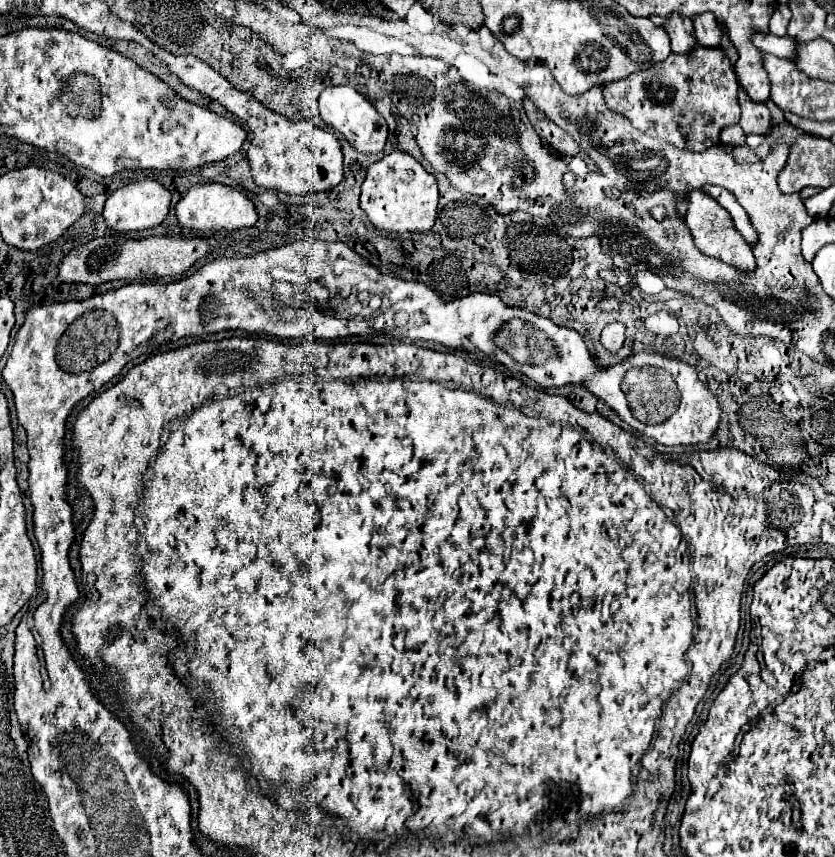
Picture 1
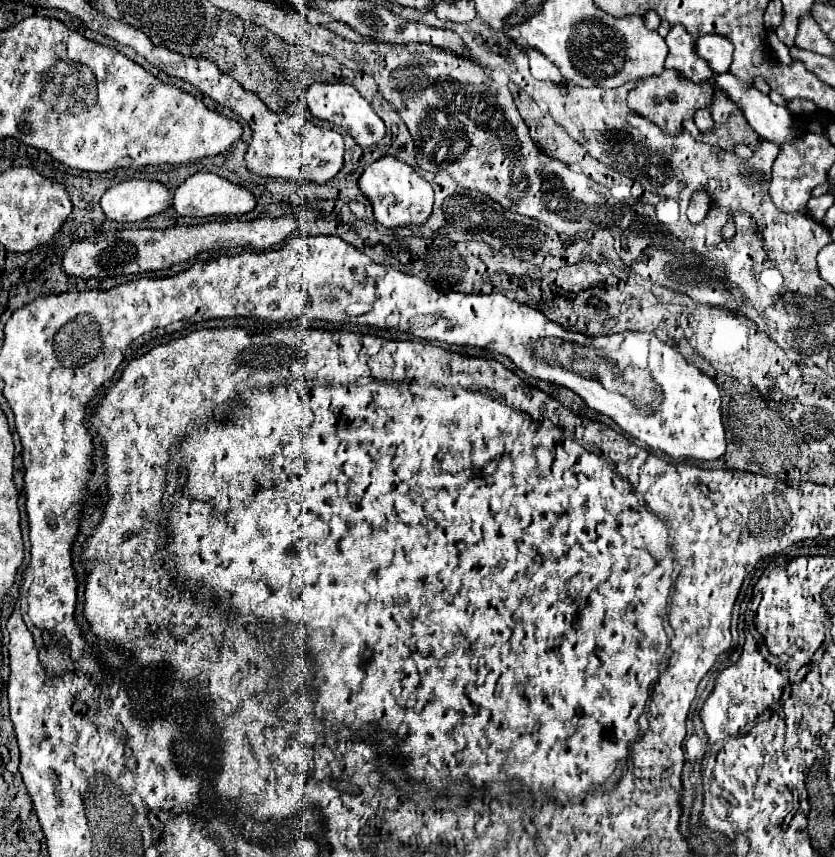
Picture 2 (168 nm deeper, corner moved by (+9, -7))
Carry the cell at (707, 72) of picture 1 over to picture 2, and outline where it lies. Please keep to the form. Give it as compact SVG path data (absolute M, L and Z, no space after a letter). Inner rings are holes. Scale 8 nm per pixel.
M664 70L660 76L652 76L652 78L644 78L638 82L638 86L630 92L628 96L628 104L630 108L634 108L638 114L654 120L658 126L662 126L664 130L668 130L670 134L680 132L684 118L692 118L694 112L698 108L710 108L712 102L712 94L714 88L708 82L692 82L682 78L678 72L674 70Z

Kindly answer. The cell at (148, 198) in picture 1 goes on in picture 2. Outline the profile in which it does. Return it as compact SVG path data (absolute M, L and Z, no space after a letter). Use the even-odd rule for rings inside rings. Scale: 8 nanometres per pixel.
M126 180L108 188L100 204L114 222L140 222L164 212L172 204L172 192L154 180Z

